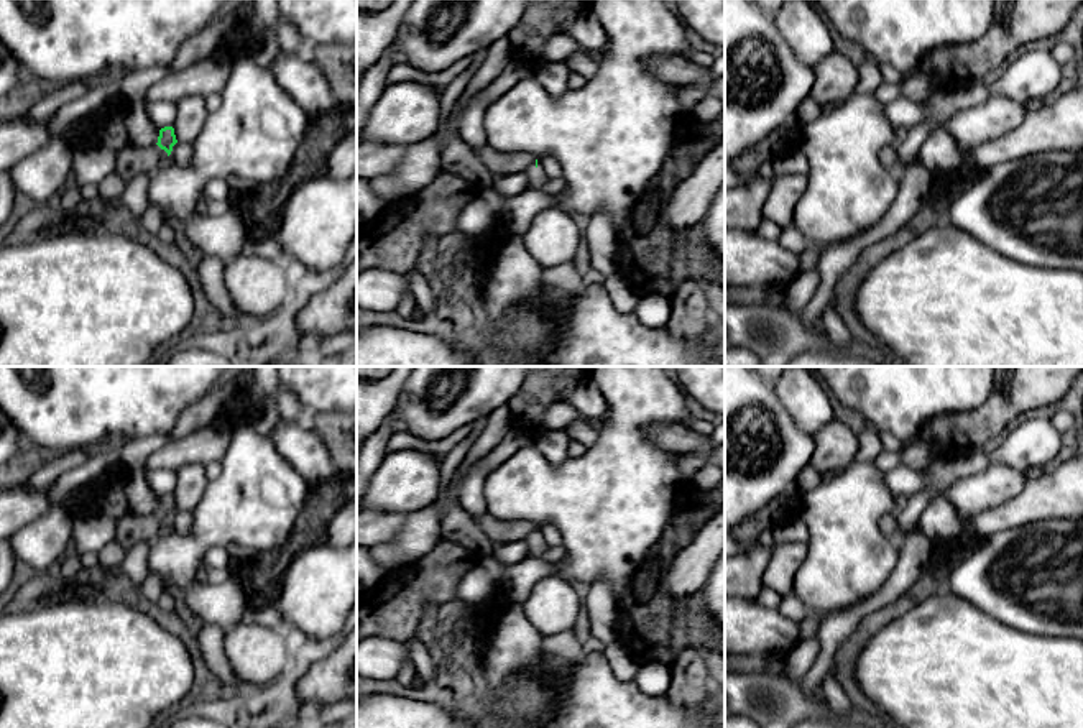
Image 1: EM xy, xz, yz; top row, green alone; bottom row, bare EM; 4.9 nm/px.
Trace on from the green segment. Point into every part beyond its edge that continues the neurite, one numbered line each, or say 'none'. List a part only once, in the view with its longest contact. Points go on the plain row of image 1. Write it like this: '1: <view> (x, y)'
1: xy (132, 529)

